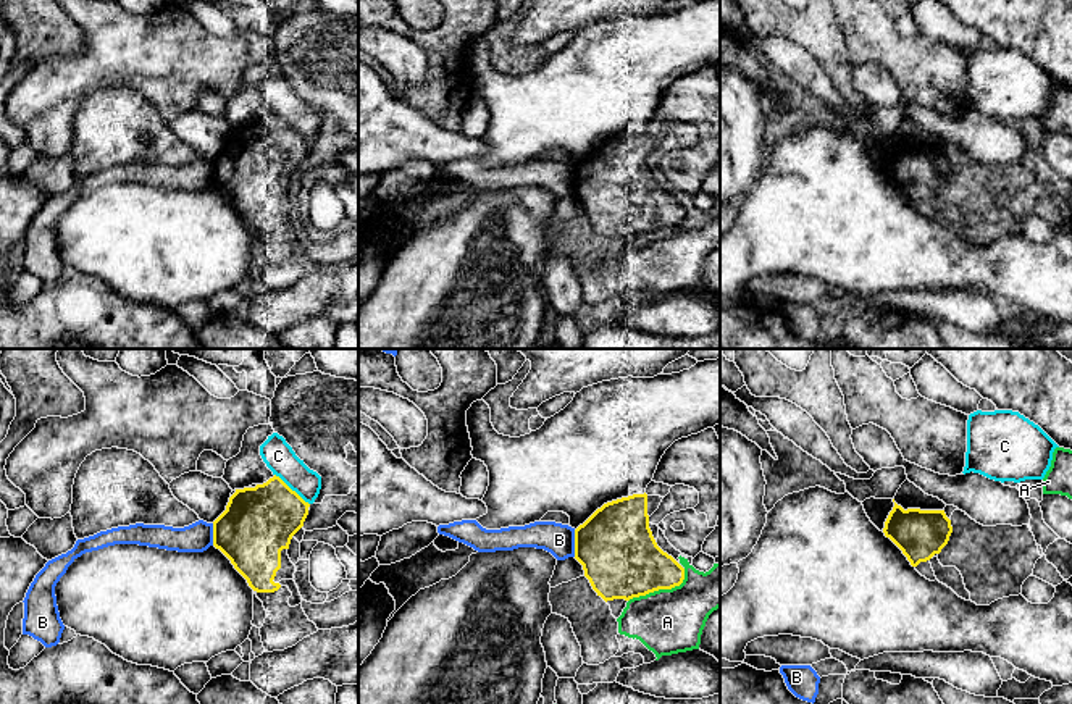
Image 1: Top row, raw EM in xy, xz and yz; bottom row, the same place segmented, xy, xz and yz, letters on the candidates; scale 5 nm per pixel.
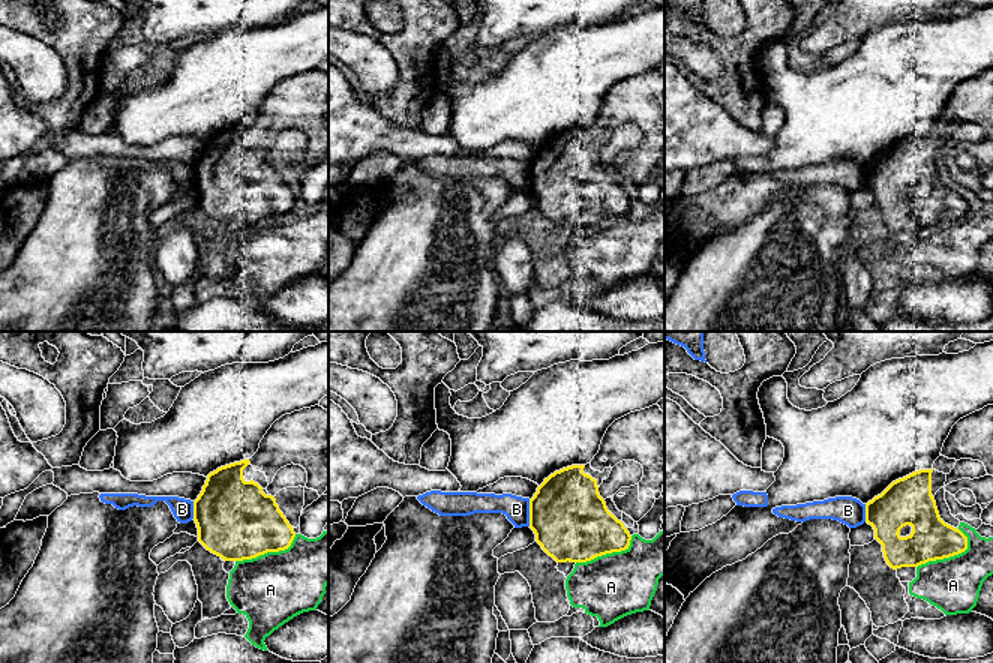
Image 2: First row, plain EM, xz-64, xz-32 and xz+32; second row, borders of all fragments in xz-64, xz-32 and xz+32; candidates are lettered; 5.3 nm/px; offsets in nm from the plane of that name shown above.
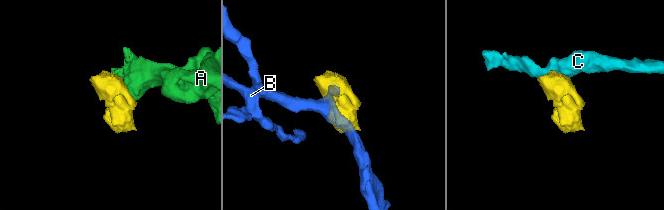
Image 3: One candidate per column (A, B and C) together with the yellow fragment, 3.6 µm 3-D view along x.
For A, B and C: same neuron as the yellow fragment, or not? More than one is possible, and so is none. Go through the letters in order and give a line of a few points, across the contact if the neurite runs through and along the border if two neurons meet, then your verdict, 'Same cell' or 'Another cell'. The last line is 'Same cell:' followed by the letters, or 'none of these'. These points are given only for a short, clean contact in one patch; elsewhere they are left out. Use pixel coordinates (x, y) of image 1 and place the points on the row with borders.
A: Another cell
B: Another cell
C: Another cell
Same cell: none of these

